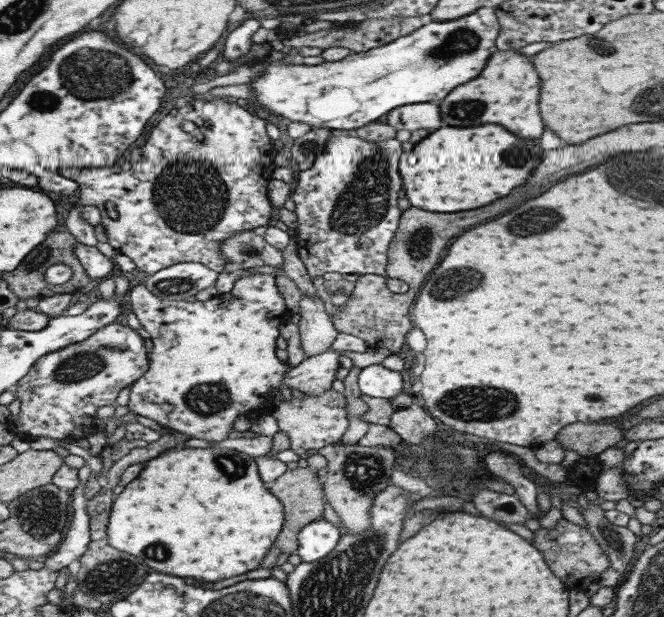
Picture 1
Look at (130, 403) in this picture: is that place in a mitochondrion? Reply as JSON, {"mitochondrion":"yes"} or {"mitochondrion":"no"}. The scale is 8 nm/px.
{"mitochondrion":"no"}

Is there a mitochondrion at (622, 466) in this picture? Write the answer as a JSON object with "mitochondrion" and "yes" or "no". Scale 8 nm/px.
{"mitochondrion":"no"}

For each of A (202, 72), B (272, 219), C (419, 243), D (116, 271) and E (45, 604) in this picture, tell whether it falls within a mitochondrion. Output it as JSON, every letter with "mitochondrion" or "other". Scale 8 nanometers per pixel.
{"A":"other","B":"other","C":"mitochondrion","D":"other","E":"other"}

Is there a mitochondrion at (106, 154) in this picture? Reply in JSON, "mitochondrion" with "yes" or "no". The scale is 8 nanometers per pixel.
{"mitochondrion":"no"}

